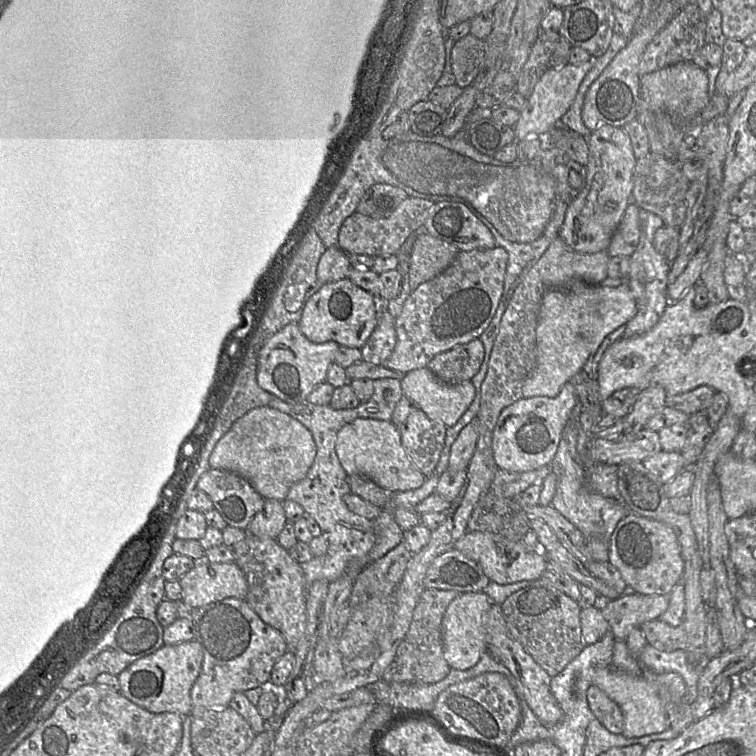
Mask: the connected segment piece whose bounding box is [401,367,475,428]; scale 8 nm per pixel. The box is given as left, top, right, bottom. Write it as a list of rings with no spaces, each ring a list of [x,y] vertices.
[[[427,367],[406,373],[401,379],[401,389],[403,396],[414,406],[425,412],[429,419],[441,422],[446,428],[456,424],[475,397],[475,387],[471,381],[448,385],[441,382]]]

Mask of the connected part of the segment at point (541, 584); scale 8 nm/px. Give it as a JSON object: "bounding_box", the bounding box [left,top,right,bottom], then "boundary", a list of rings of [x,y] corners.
{"bounding_box":[500,577,587,677],"boundary":[[[543,577],[540,580],[533,581],[530,586],[510,595],[500,607],[510,635],[523,646],[524,650],[530,654],[551,677],[562,672],[587,646],[582,636],[580,622],[582,608],[579,602],[556,589]]]}

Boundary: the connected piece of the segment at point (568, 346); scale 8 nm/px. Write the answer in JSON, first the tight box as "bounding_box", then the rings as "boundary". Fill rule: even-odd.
{"bounding_box":[522,280,637,398],"boundary":[[[581,280],[547,291],[542,299],[536,326],[536,367],[526,380],[522,398],[555,398],[573,376],[583,370],[602,341],[636,314],[637,307],[629,285],[606,288]]]}

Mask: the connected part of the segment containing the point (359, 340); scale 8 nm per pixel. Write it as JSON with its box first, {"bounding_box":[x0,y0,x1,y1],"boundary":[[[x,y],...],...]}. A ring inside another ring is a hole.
{"bounding_box":[298,278,377,350],"boundary":[[[348,278],[323,284],[306,303],[298,325],[302,334],[313,343],[334,341],[339,346],[361,350],[377,325],[375,299]]]}

